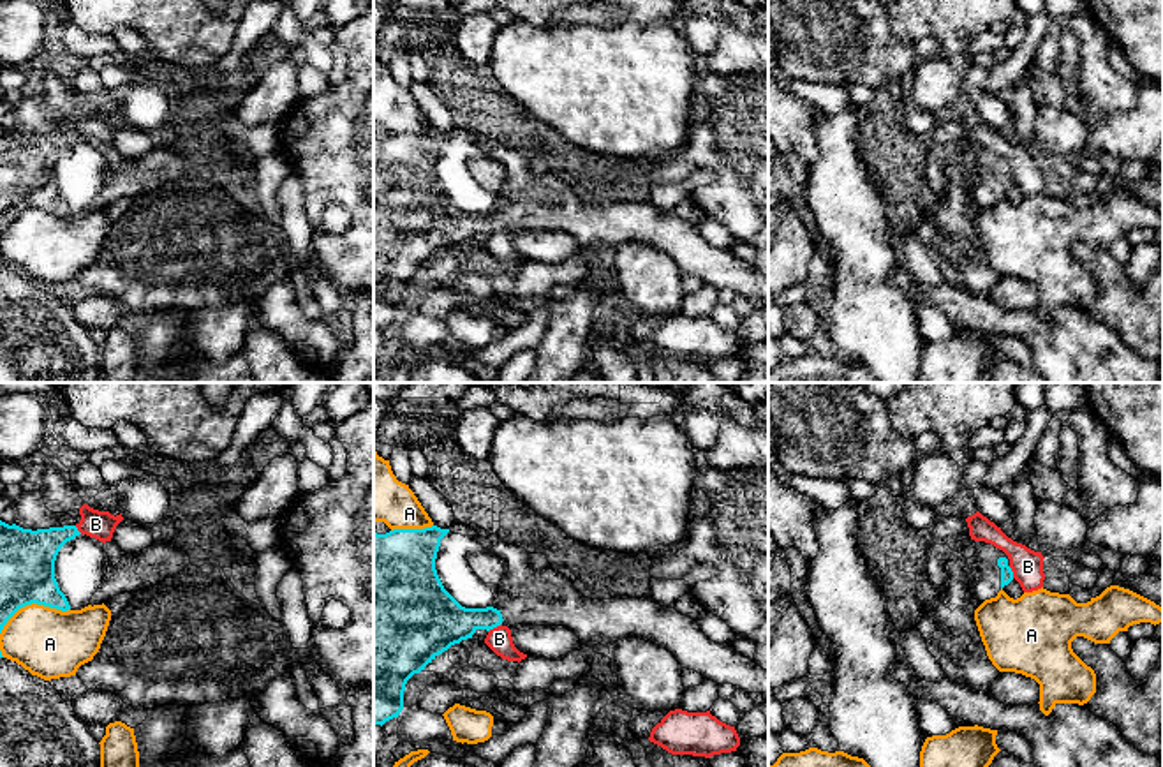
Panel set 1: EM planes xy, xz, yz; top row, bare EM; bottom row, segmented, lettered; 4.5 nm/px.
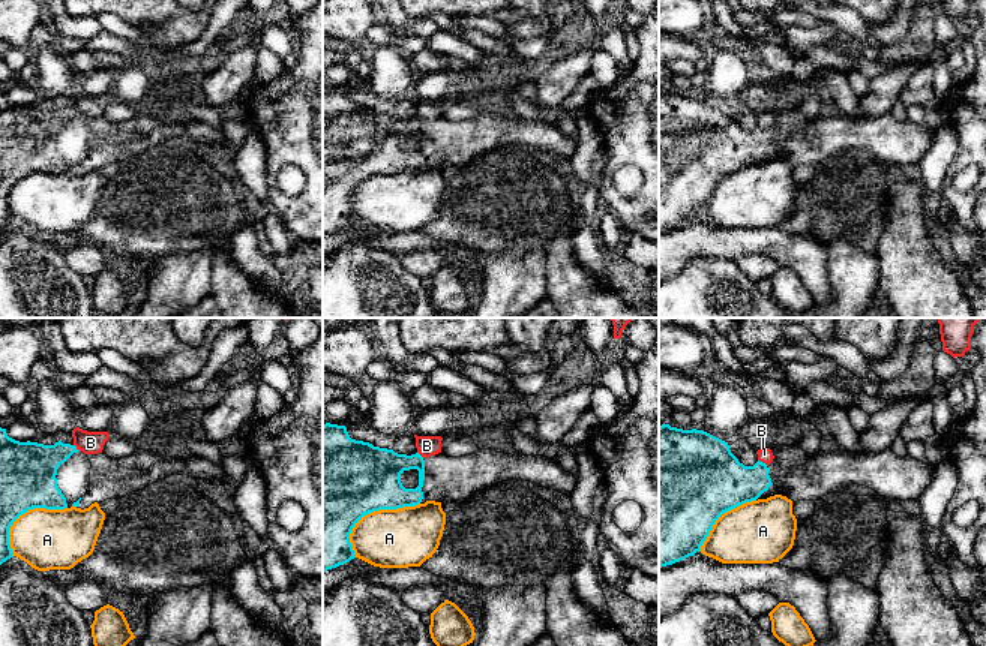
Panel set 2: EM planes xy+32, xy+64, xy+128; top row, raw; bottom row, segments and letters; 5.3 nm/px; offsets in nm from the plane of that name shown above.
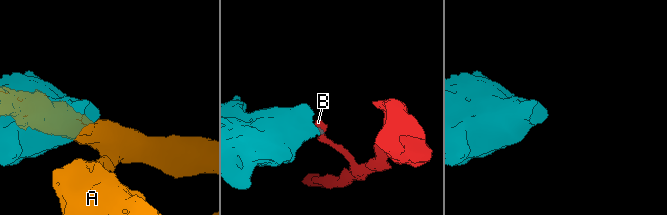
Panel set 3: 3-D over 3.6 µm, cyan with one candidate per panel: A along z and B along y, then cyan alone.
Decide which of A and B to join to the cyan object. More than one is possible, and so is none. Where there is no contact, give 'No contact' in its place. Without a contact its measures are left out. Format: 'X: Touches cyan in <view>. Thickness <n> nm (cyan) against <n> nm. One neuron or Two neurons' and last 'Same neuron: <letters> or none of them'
A: Touches cyan in xy. Thickness 260 nm (cyan) against 320 nm. Two neurons
B: Touches cyan in xz. Thickness 240 nm (cyan) against 120 nm. Two neurons
Same neuron: none of them

